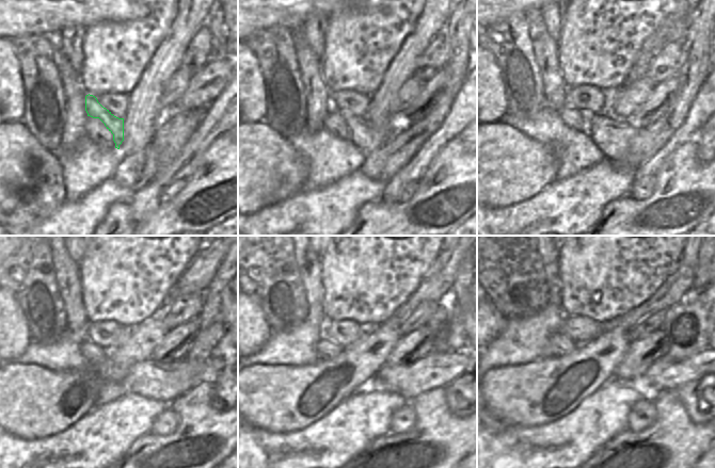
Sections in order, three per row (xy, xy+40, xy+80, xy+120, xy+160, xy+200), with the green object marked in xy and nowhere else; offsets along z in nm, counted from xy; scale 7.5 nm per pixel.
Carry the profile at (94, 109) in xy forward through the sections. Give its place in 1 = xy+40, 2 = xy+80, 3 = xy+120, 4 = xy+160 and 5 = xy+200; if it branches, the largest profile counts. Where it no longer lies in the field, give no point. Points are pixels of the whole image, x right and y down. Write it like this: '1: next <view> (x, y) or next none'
1: next xy+40 (365, 136)
2: next xy+80 (623, 141)
3: next xy+120 (165, 382)
4: next xy+160 (433, 370)
5: next xy+200 (665, 374)

